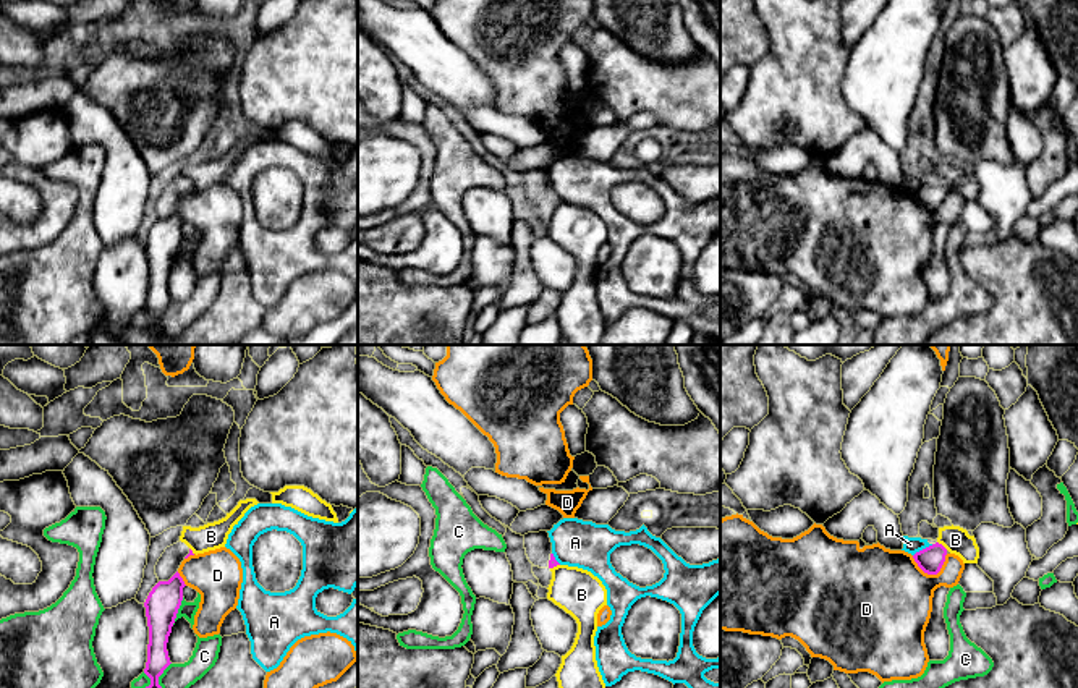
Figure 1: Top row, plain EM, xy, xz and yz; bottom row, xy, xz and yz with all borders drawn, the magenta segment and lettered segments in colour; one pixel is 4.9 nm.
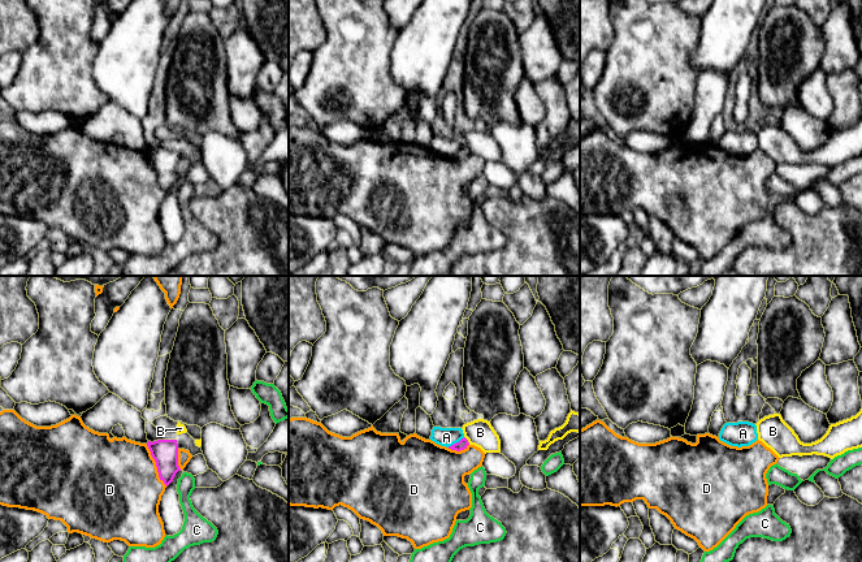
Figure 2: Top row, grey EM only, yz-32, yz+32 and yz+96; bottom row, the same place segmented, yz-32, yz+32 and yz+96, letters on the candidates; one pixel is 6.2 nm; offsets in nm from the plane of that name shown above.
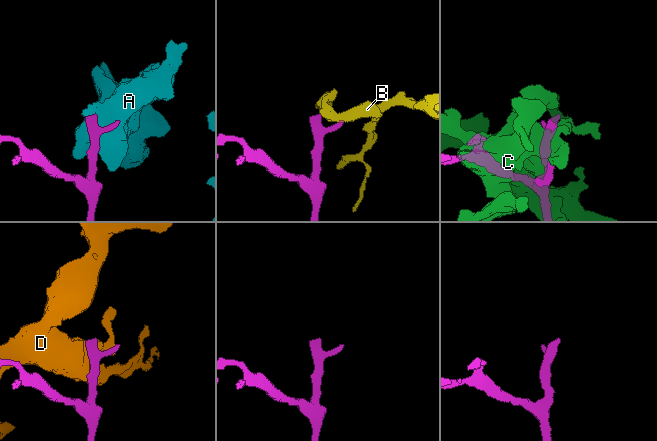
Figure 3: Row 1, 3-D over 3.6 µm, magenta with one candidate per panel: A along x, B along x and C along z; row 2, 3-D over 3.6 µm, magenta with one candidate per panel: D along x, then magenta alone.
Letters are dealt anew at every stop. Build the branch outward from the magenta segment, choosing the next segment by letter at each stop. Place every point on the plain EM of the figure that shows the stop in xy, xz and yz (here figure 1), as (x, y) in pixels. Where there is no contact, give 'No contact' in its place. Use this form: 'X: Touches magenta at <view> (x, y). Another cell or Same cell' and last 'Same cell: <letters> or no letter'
A: Touches magenta at yz (923, 186). Another cell
B: Touches magenta at yz (941, 182). Another cell
C: Touches magenta at xy (157, 316). Another cell
D: Touches magenta at yz (931, 211). Another cell
Same cell: no letter

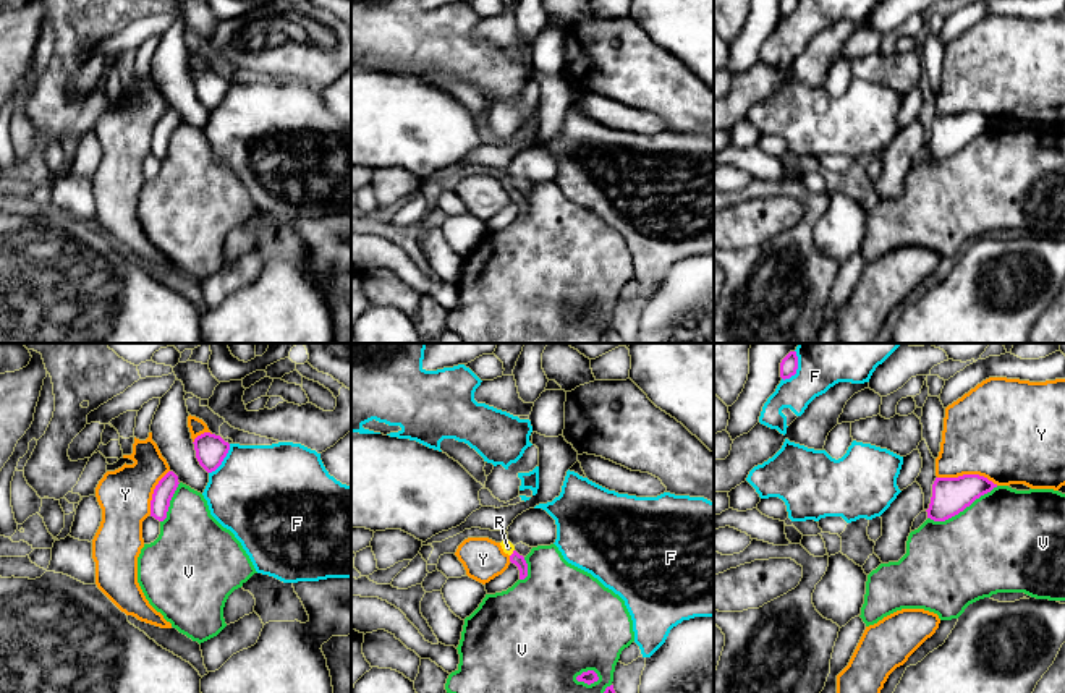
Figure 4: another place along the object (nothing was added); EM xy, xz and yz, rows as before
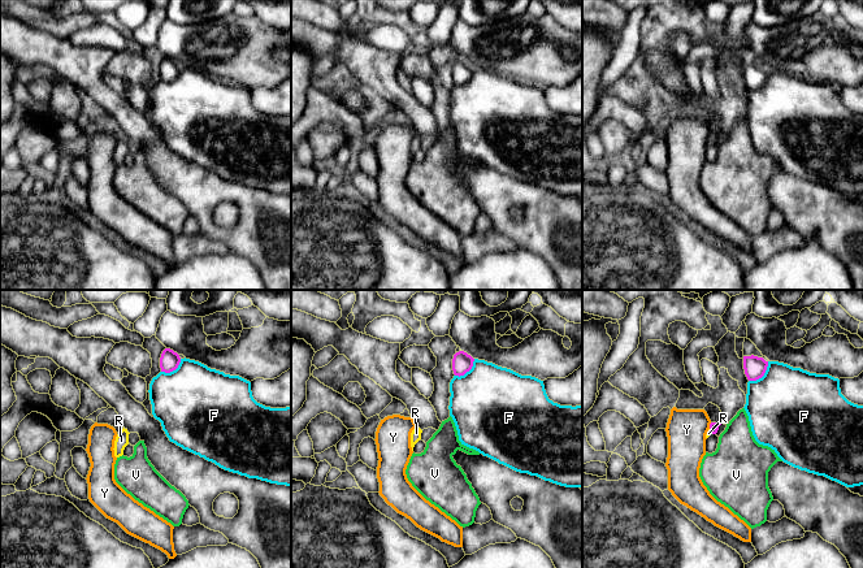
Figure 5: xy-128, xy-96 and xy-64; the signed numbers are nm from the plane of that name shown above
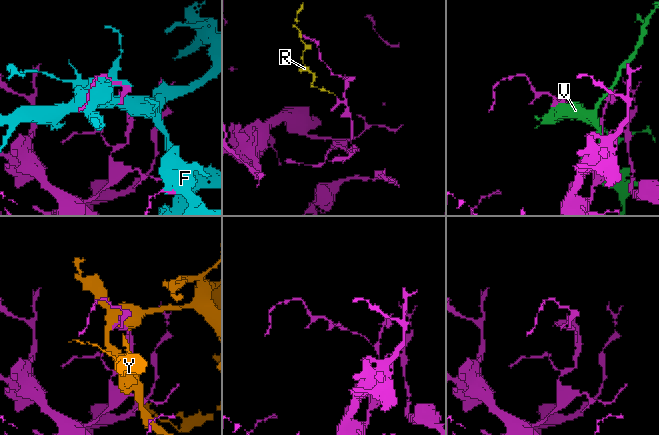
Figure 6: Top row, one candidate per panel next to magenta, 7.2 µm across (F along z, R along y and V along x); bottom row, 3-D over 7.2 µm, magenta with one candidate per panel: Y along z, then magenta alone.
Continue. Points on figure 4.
F: Touches magenta at xy (222, 97). Another cell
R: Touches magenta at xz (513, 190). Same cell
V: Touches magenta at yz (962, 148). Another cell
Y: Touches magenta at yz (968, 112). Another cell
Same cell: R

